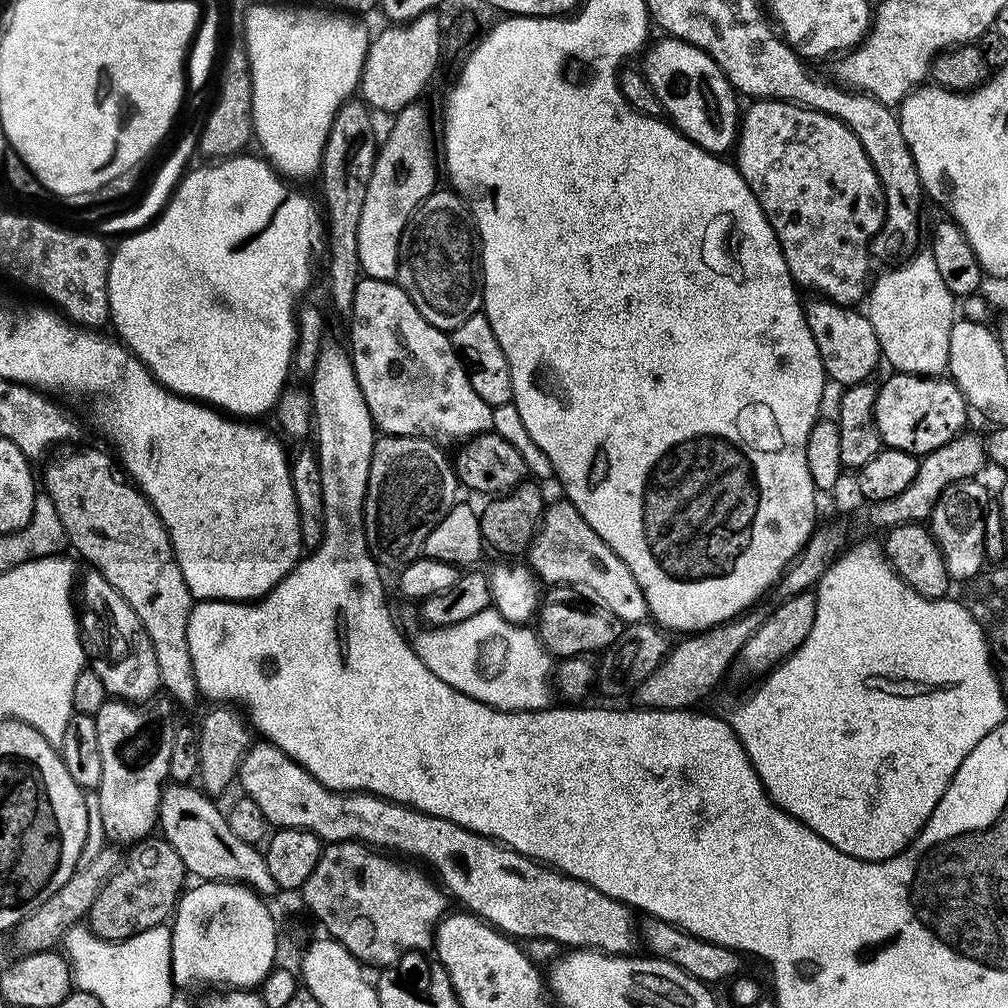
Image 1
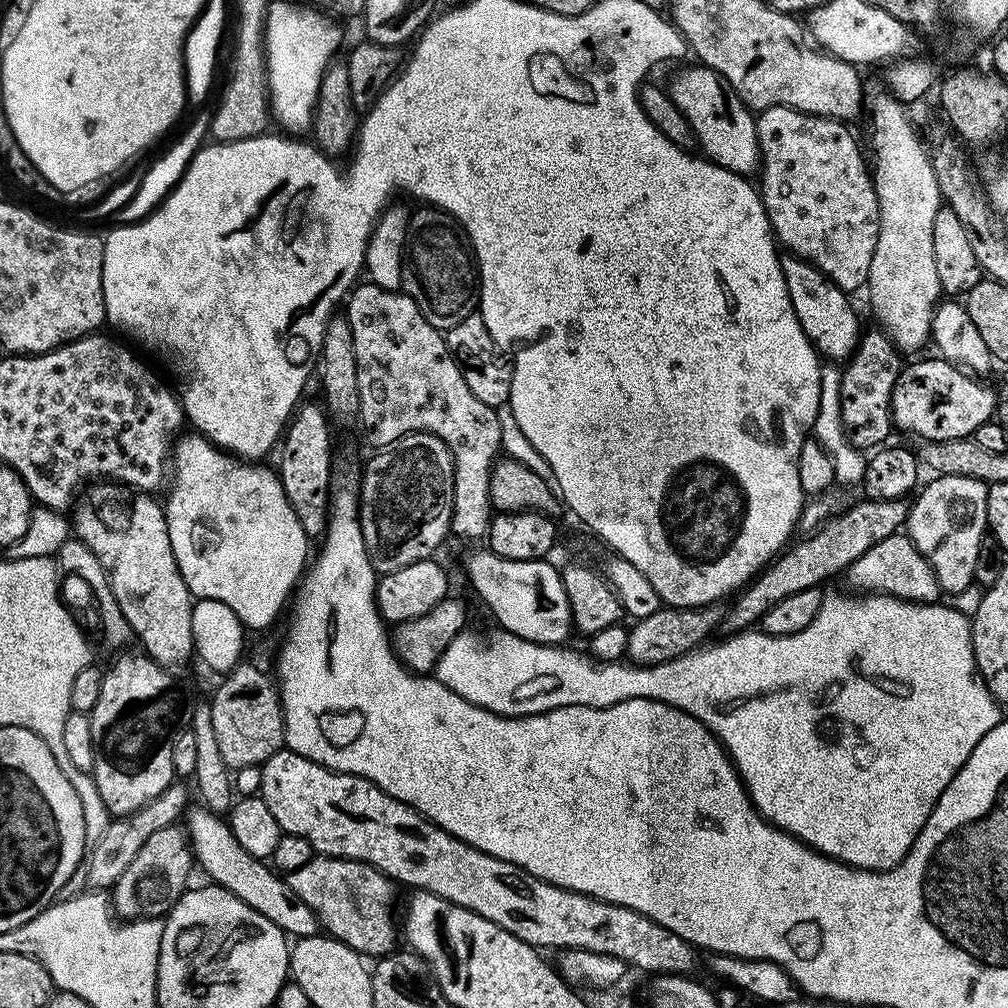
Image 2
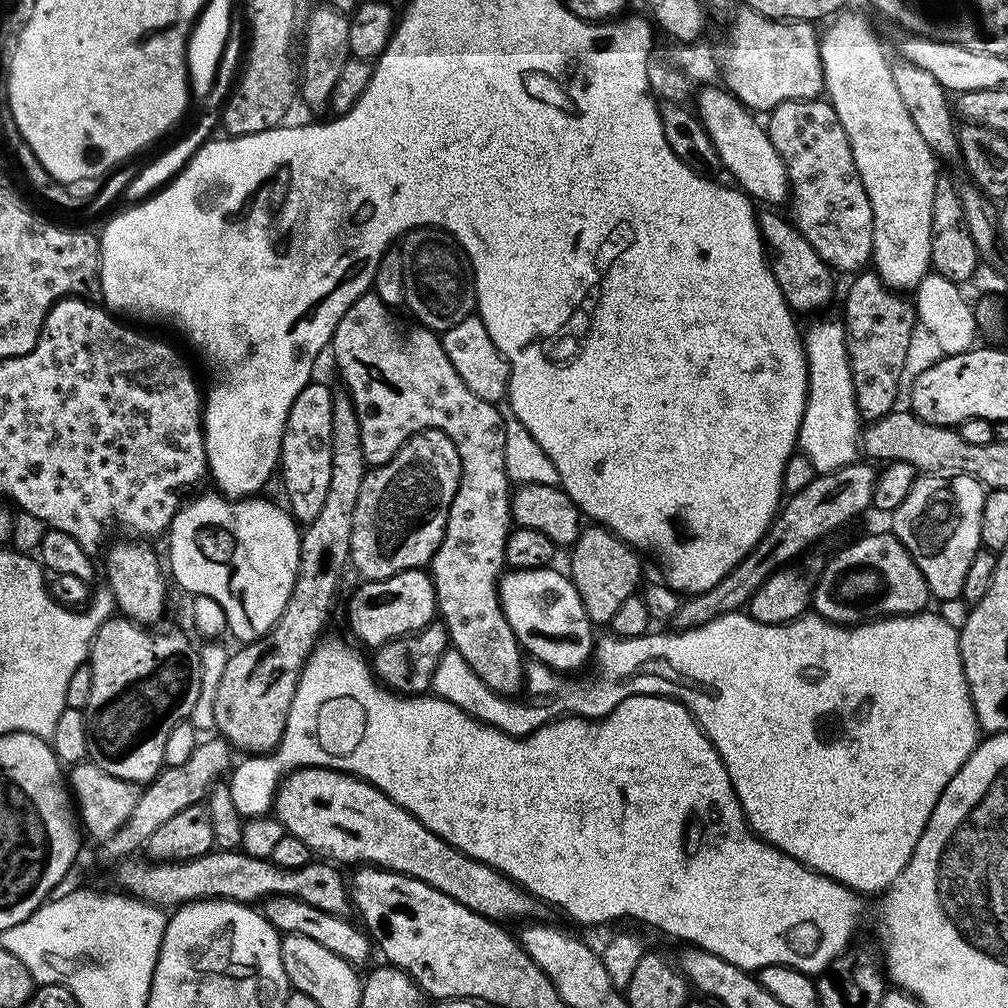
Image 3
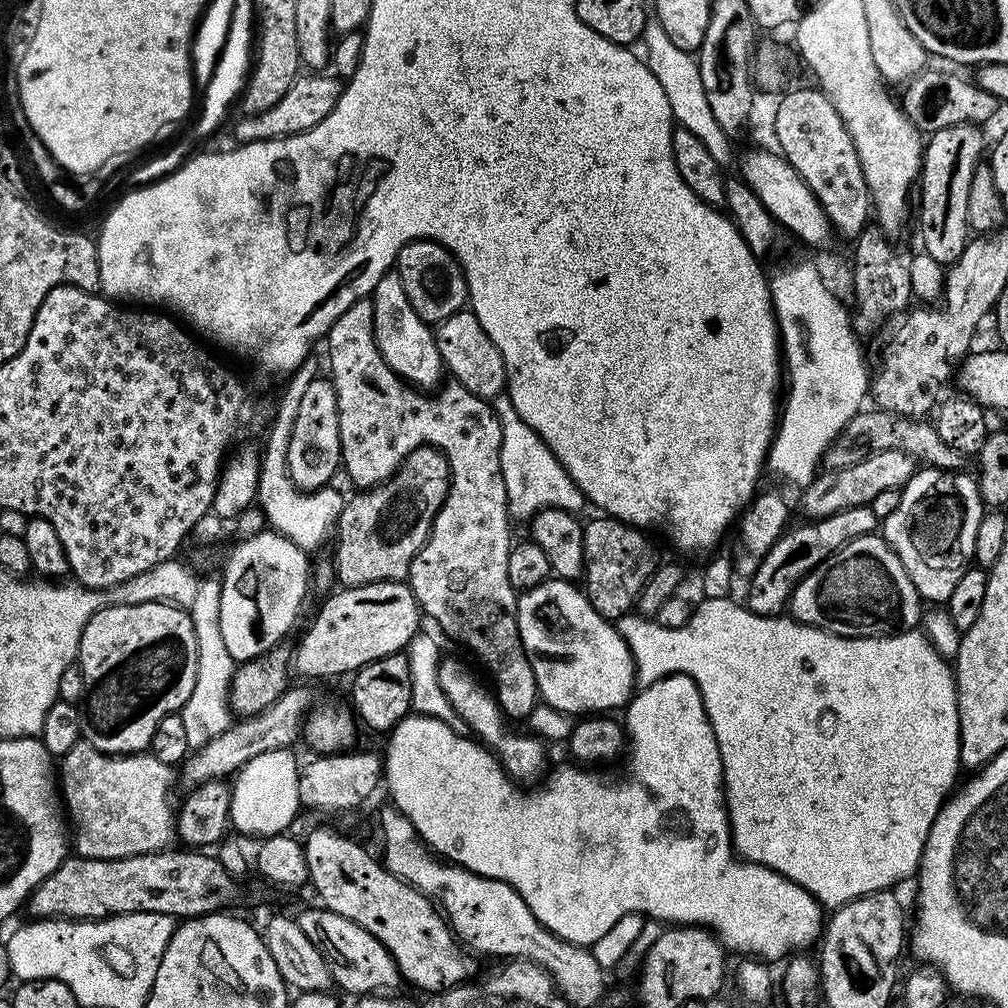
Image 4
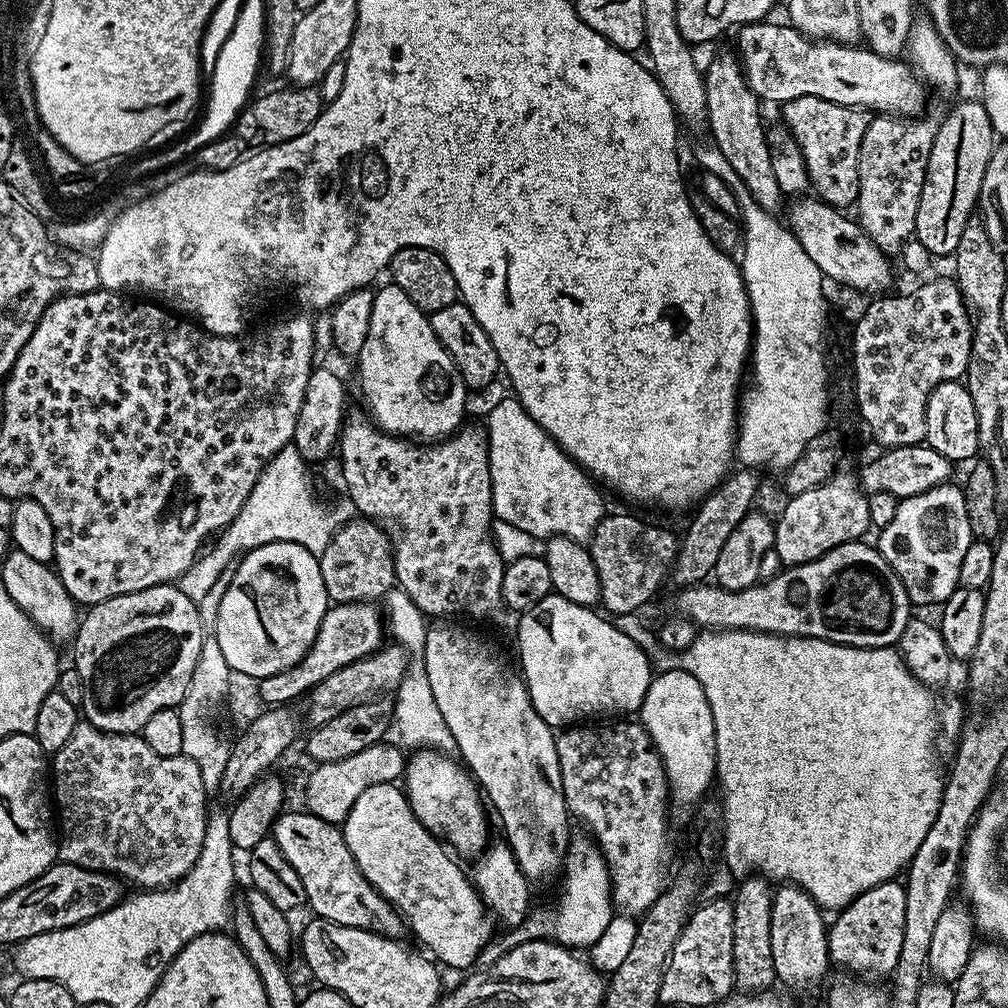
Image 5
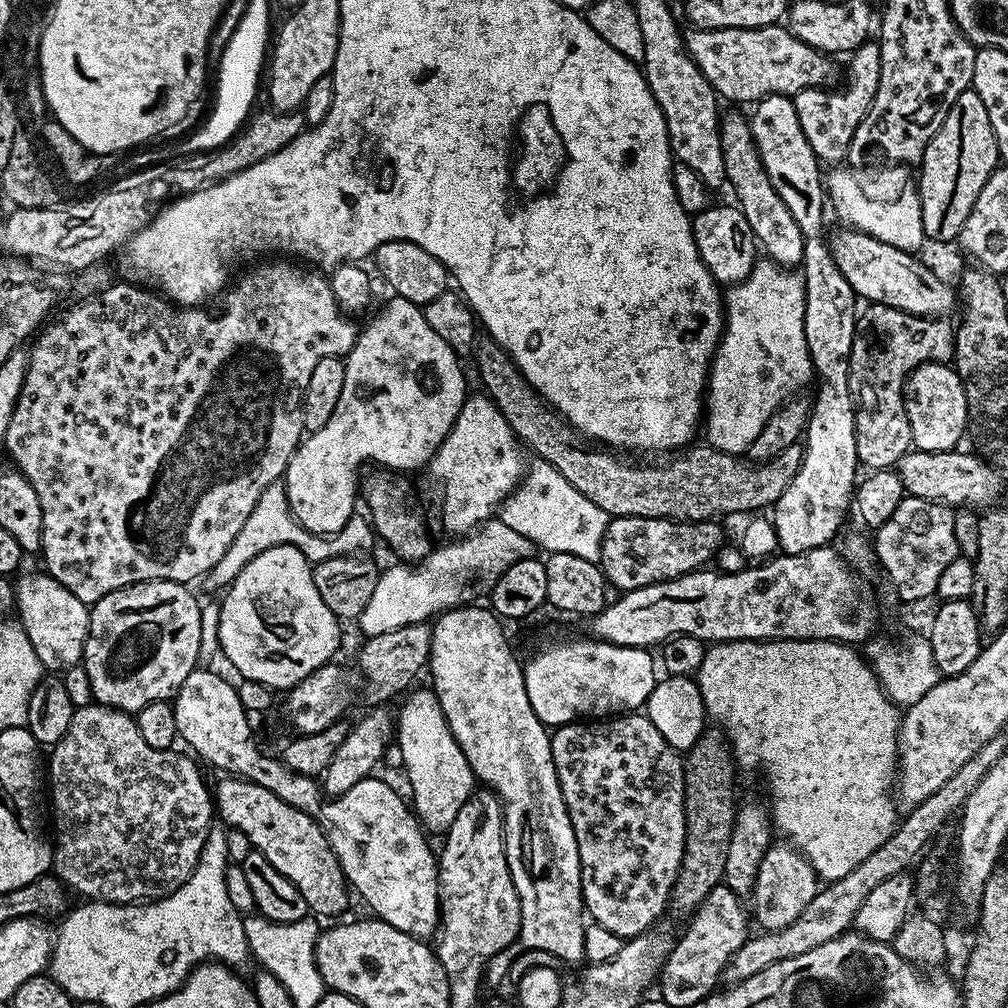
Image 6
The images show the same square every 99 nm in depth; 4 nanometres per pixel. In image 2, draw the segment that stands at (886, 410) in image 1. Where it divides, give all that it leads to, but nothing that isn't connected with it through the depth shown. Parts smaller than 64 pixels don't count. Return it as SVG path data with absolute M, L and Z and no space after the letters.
M943 358L936 360L916 360L913 364L905 363L894 386L892 396L892 423L897 429L917 436L917 441L930 440L967 440L988 420L996 415L998 392L990 385L980 385L979 379L973 378L963 367Z

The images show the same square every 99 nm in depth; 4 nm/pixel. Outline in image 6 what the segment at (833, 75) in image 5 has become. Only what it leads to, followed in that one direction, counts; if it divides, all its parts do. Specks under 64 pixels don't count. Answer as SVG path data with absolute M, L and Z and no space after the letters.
M779 23L768 24L765 28L697 28L684 36L684 46L692 56L692 61L702 70L702 74L716 91L717 97L728 100L752 100L759 102L765 96L790 96L807 88L827 85L832 76L831 55L811 48L800 41L787 27Z

